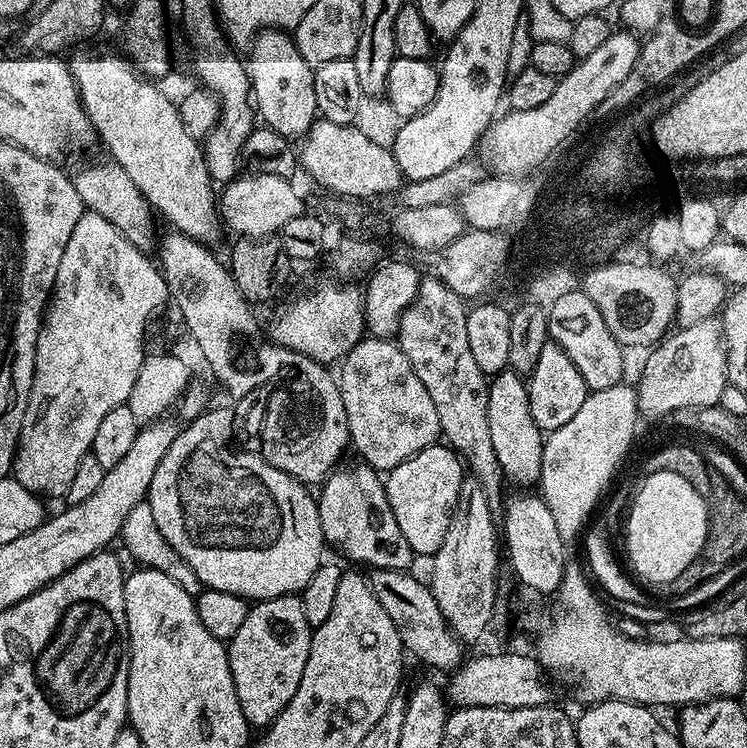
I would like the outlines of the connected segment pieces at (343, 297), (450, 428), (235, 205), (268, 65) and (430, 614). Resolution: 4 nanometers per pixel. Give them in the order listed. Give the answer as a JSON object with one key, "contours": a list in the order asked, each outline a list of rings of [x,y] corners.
{"contours":[[[[324,280],[321,284],[306,289],[297,300],[290,301],[272,324],[272,343],[306,354],[325,366],[331,365],[331,360],[343,361],[344,355],[366,336],[364,293],[352,285],[355,283],[336,283],[340,284]]],[[[425,275],[414,302],[400,319],[398,343],[414,374],[418,374],[422,386],[426,386],[426,394],[434,401],[443,439],[462,457],[467,471],[482,486],[490,510],[496,514],[506,504],[505,493],[500,493],[506,485],[506,477],[490,442],[490,418],[486,418],[489,377],[478,370],[478,362],[474,362],[470,351],[466,335],[468,310],[466,300],[439,277]]],[[[244,174],[223,185],[218,196],[220,218],[225,229],[228,228],[240,238],[259,238],[275,236],[290,222],[290,218],[305,215],[304,200],[295,188],[295,183],[274,174]]],[[[265,30],[252,41],[250,45],[252,57],[247,57],[246,67],[248,78],[252,81],[252,99],[254,112],[260,116],[265,125],[273,128],[278,134],[289,138],[303,138],[318,119],[316,111],[316,73],[313,65],[306,62],[306,58],[300,52],[295,39],[284,30]]],[[[375,569],[370,576],[374,598],[378,598],[378,602],[382,602],[382,610],[390,614],[390,622],[394,622],[400,641],[411,655],[413,652],[422,663],[437,668],[443,674],[451,673],[465,659],[465,645],[453,636],[448,623],[442,618],[442,610],[438,610],[438,602],[434,602],[431,587],[410,573],[408,570]]]]}

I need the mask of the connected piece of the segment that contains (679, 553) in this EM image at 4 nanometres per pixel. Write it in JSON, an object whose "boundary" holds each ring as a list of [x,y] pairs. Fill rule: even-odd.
{"boundary":[[[649,471],[646,476],[644,485],[631,497],[630,507],[626,512],[628,533],[625,534],[624,540],[628,543],[628,560],[633,568],[631,571],[645,585],[667,586],[674,582],[674,578],[678,578],[678,574],[682,574],[682,570],[686,569],[690,562],[694,562],[694,558],[698,558],[704,548],[708,537],[708,504],[704,501],[703,491],[679,474]]]}

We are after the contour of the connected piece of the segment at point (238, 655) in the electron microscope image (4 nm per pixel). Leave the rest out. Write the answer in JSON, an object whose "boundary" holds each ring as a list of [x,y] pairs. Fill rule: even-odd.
{"boundary":[[[293,594],[253,603],[238,634],[227,641],[238,706],[242,706],[242,714],[253,729],[263,730],[273,724],[278,714],[286,710],[290,698],[294,698],[294,690],[302,682],[302,670],[306,670],[313,631],[306,622],[306,614],[302,614],[299,595]]]}

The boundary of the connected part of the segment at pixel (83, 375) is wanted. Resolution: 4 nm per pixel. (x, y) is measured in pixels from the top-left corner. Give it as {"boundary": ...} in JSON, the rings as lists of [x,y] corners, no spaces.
{"boundary":[[[87,210],[74,225],[74,234],[70,234],[70,242],[66,242],[66,254],[62,254],[62,262],[58,262],[56,285],[52,287],[46,315],[38,334],[36,373],[32,379],[26,414],[22,418],[20,440],[16,443],[16,459],[12,462],[12,472],[18,483],[40,498],[47,498],[46,496],[63,497],[67,493],[70,482],[74,478],[74,470],[78,470],[78,462],[82,462],[82,458],[91,453],[94,433],[98,431],[98,425],[102,423],[102,419],[100,419],[100,372],[112,372],[112,360],[124,360],[124,332],[140,332],[140,316],[144,316],[144,308],[152,308],[152,304],[156,304],[156,300],[167,301],[169,299],[168,284],[164,280],[164,273],[153,261],[151,264],[148,257],[150,256],[147,251],[135,248],[106,218]]]}

